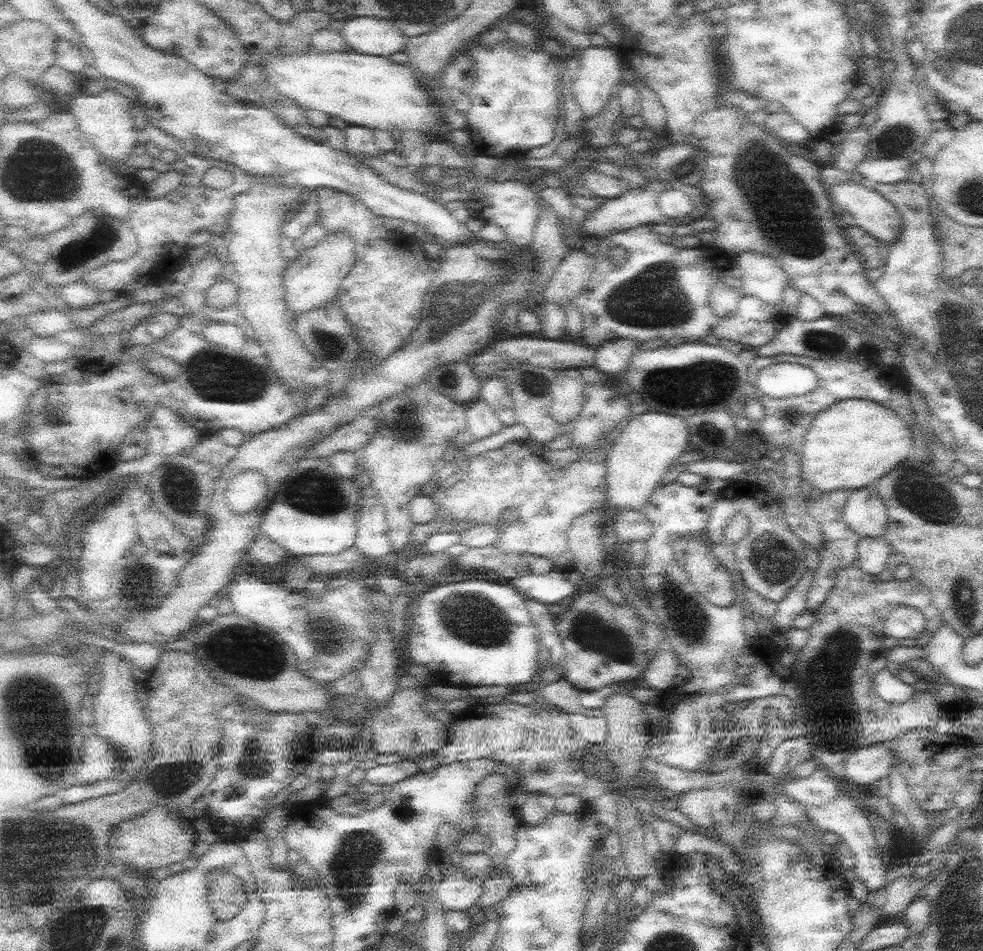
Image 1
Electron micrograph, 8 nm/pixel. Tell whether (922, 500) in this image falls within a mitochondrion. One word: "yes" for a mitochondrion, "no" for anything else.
yes

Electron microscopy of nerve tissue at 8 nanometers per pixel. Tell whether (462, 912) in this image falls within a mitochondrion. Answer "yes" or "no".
no

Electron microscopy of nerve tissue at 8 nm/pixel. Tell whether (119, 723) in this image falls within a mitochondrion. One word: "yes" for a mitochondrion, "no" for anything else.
no

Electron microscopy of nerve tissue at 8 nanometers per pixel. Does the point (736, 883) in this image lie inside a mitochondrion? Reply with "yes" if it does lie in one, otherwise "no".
no

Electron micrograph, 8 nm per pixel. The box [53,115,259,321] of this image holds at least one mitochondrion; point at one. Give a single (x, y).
(103, 235)

